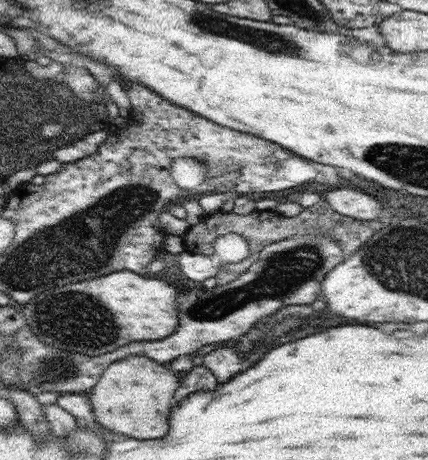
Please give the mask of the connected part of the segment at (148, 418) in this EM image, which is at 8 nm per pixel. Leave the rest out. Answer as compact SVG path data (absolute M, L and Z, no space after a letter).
M132 355L126 360L114 362L100 375L89 397L95 422L112 432L138 440L164 438L170 428L170 404L173 404L173 396L179 386L180 379L152 358Z

